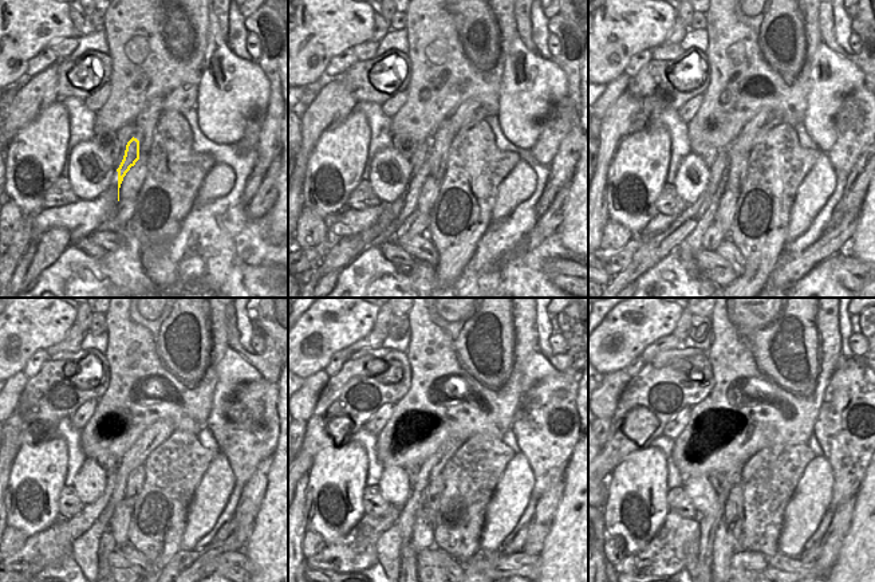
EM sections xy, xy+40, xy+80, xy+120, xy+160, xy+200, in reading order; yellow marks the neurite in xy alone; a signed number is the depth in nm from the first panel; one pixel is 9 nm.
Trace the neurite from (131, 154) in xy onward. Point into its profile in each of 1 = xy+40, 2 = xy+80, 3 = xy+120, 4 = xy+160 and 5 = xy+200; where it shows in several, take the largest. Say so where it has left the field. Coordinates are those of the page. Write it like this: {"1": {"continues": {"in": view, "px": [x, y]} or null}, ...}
{"1": {"continues": {"in": "xy+40", "px": [416, 184]}}, "2": {"continues": {"in": "xy+80", "px": [692, 244]}}, "3": {"continues": {"in": "xy+120", "px": [86, 549]}}, "4": {"continues": {"in": "xy+160", "px": [389, 545]}}, "5": {"continues": {"in": "xy+200", "px": [692, 566]}}}

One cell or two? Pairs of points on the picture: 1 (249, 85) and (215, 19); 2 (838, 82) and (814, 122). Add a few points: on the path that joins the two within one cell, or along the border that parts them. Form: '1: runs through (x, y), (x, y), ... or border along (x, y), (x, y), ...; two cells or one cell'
1: runs through (233, 69), (219, 52), (217, 35); one cell
2: runs through (828, 91), (820, 113); one cell

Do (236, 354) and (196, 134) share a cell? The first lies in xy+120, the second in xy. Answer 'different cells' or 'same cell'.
different cells

